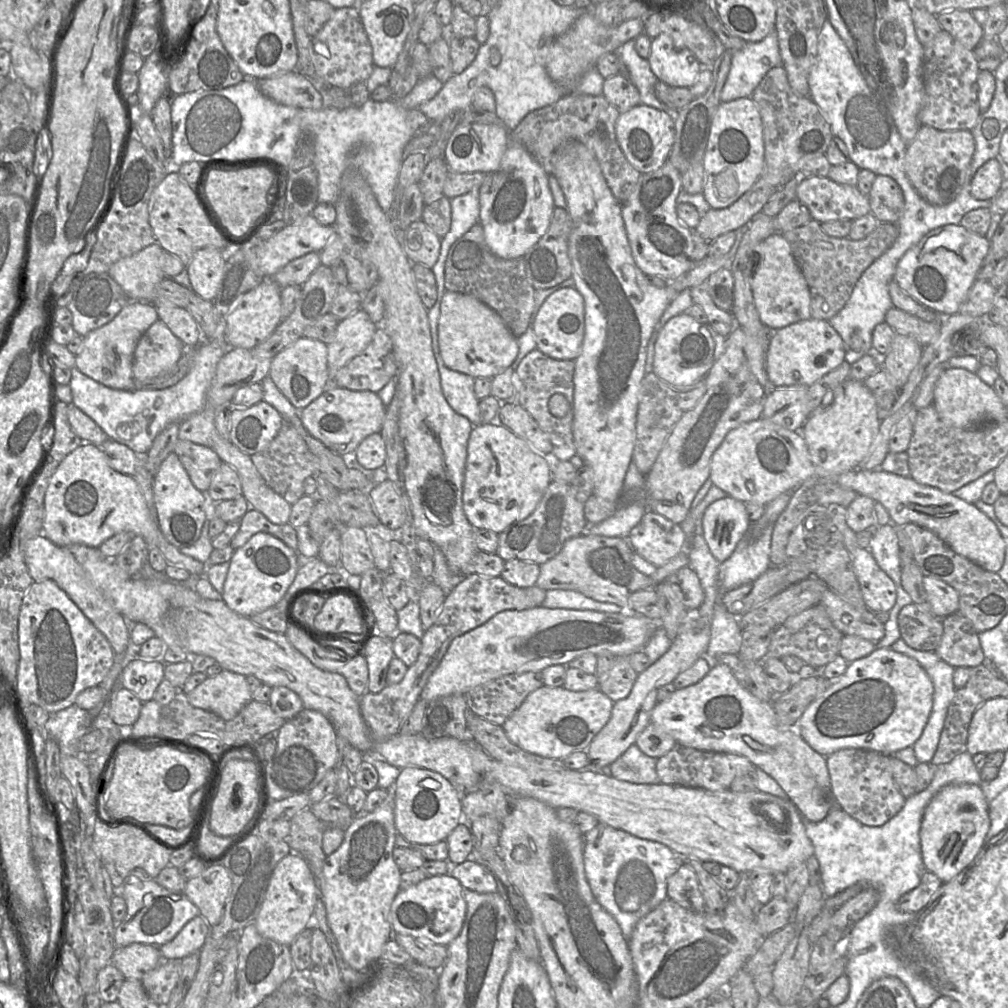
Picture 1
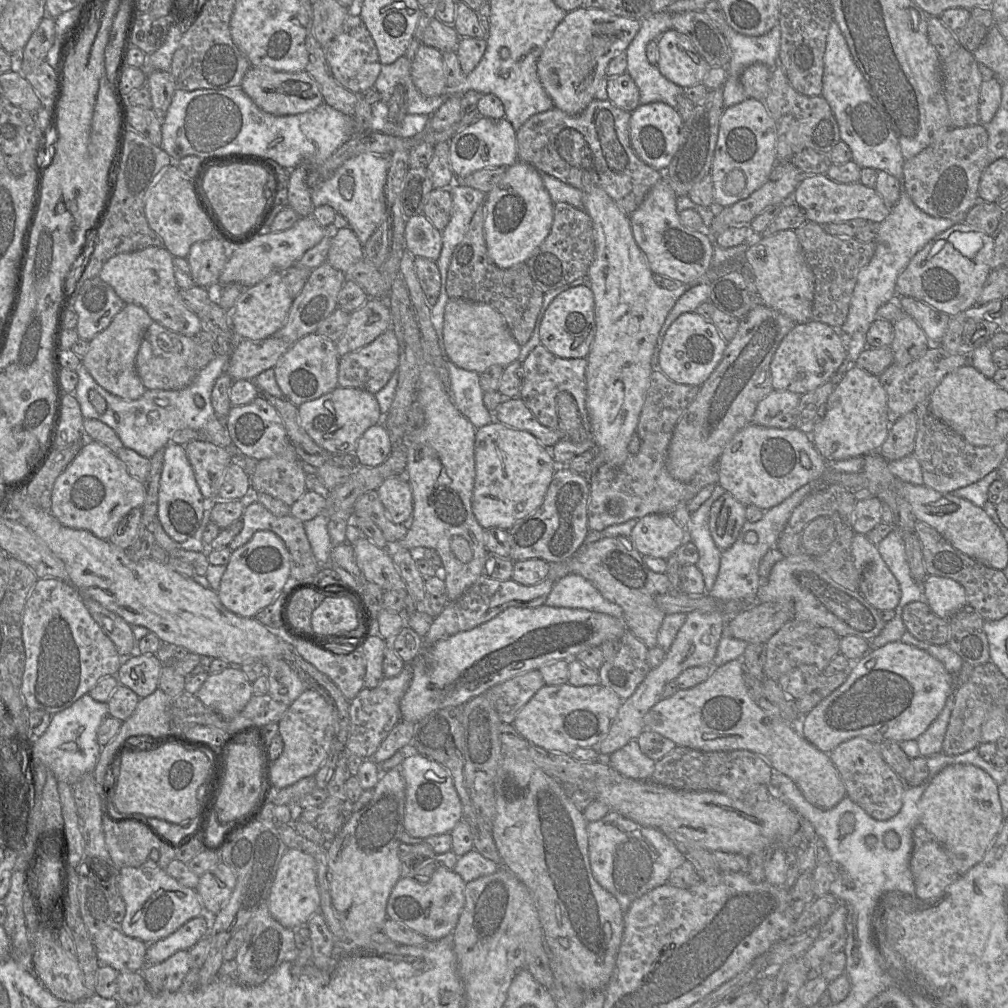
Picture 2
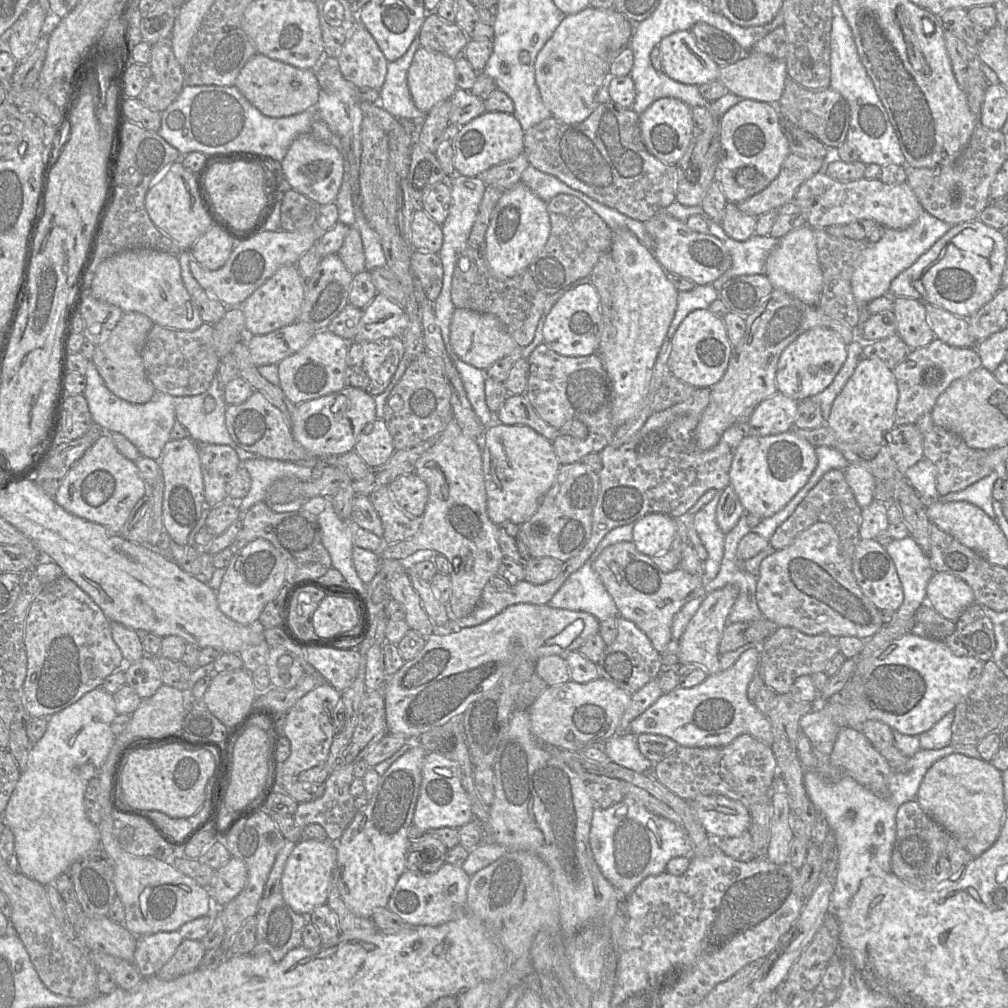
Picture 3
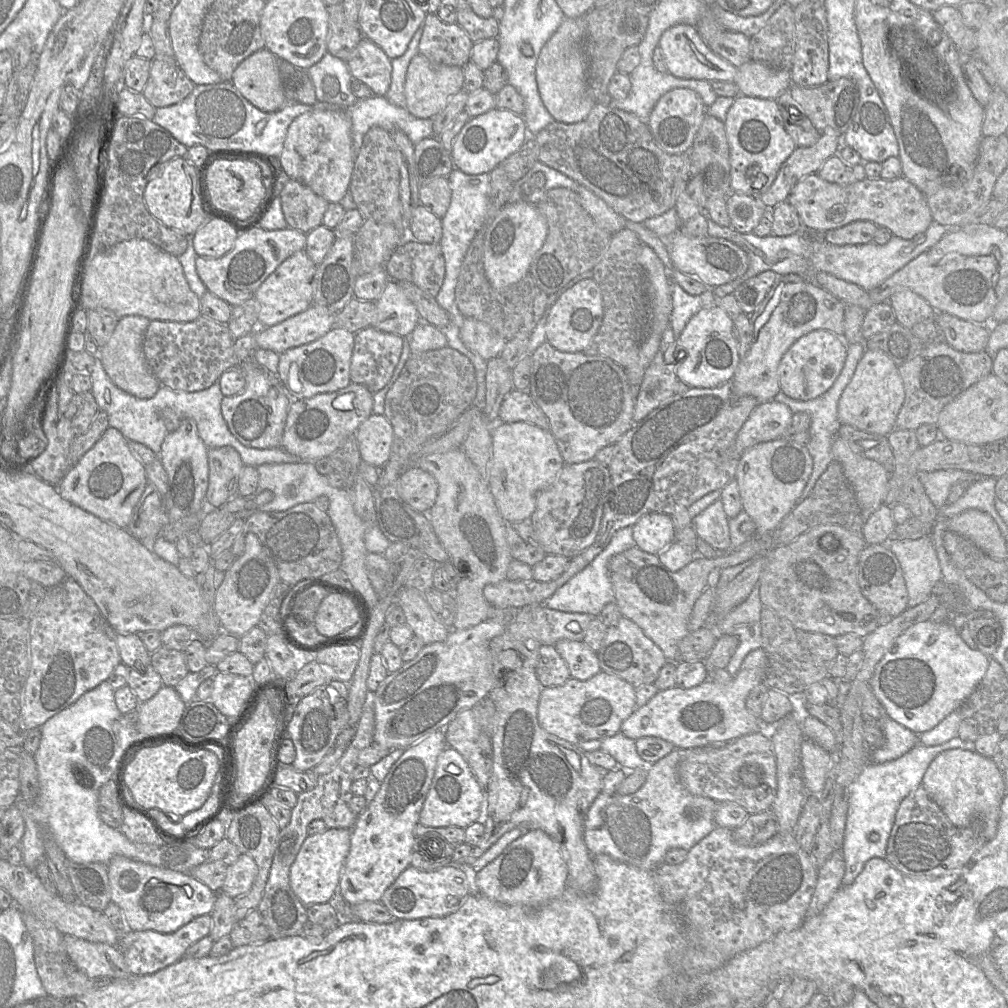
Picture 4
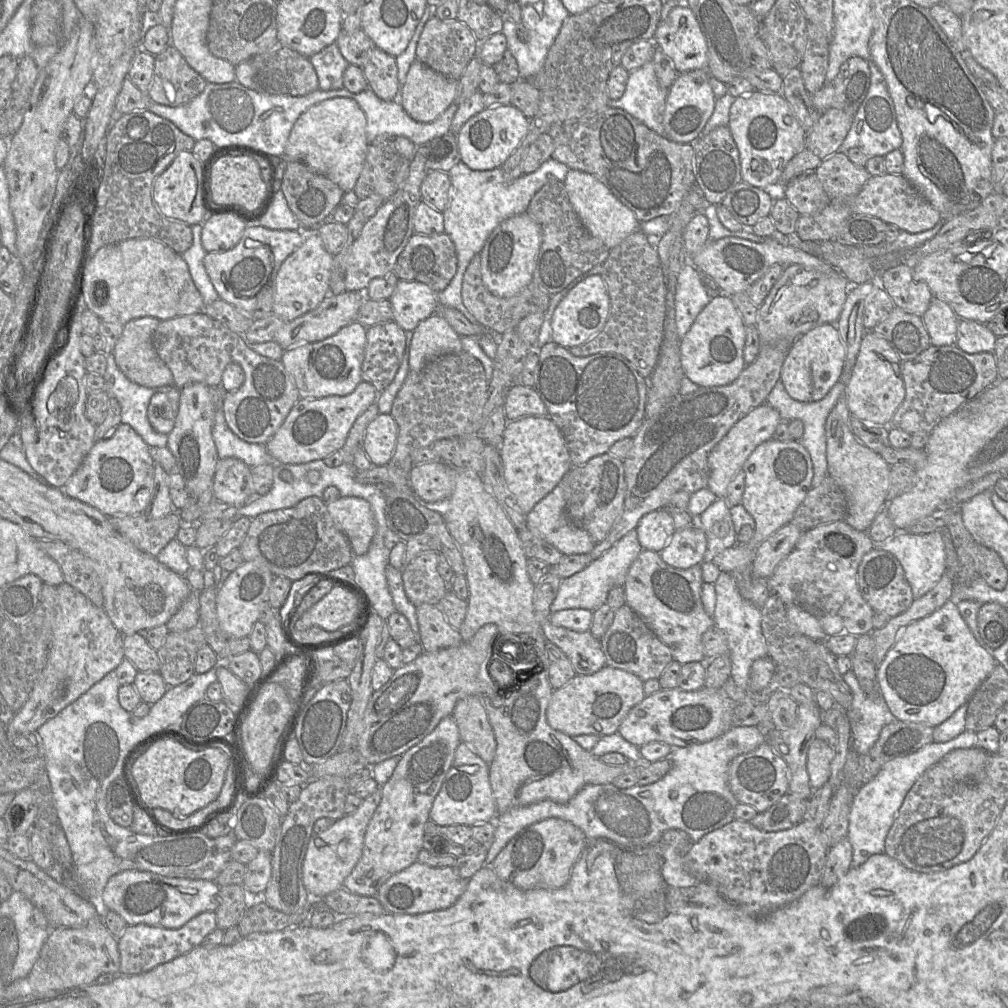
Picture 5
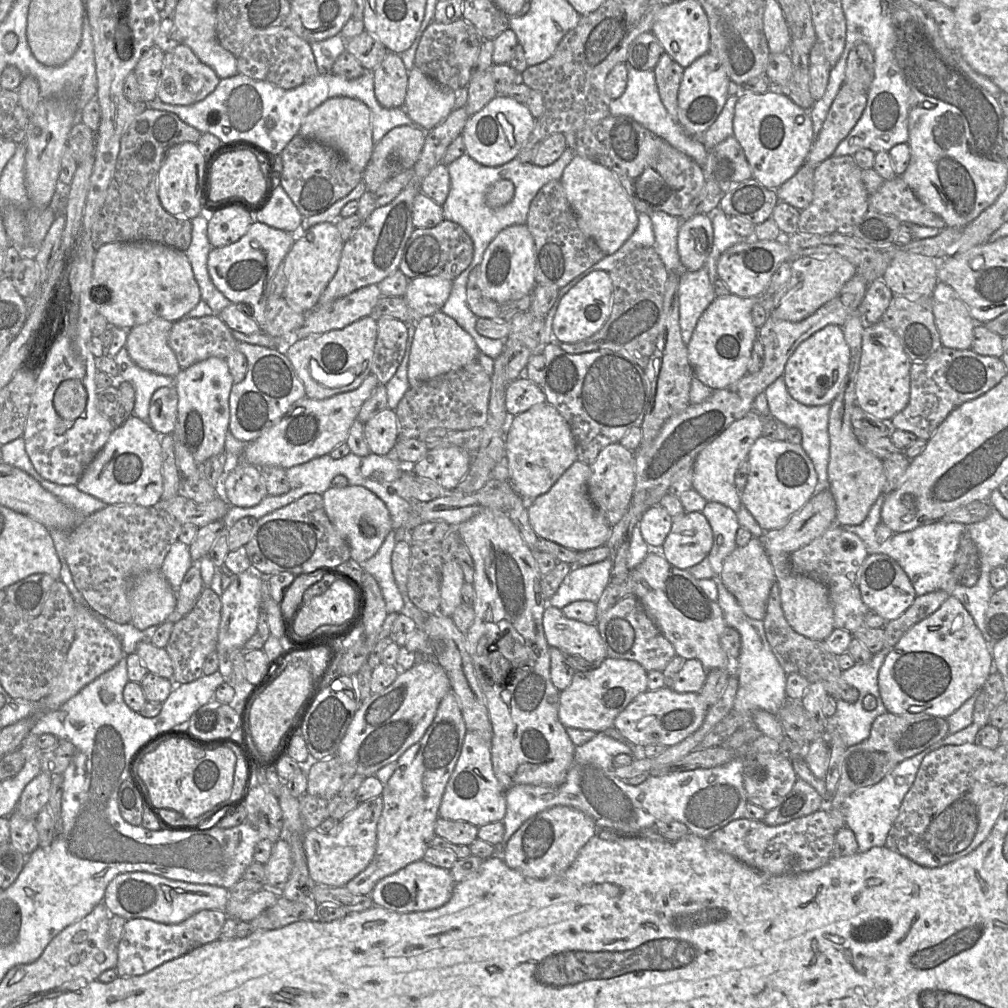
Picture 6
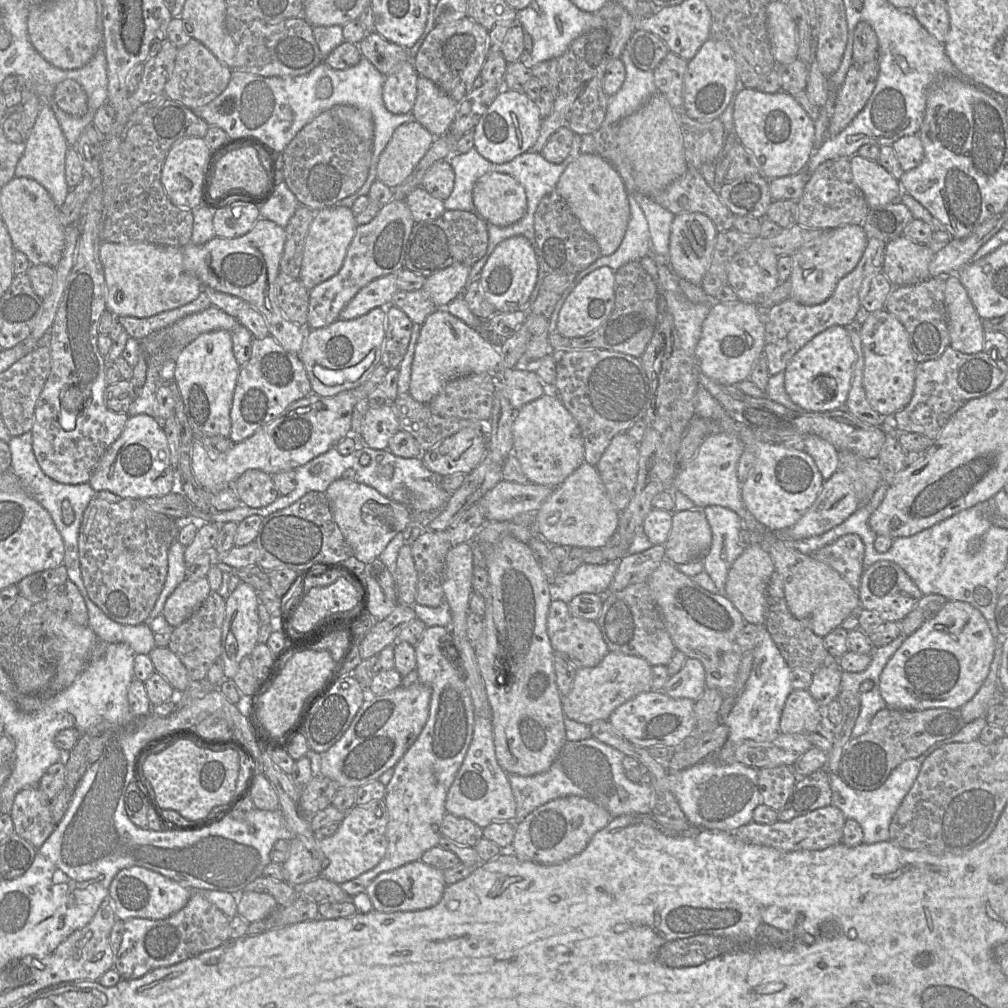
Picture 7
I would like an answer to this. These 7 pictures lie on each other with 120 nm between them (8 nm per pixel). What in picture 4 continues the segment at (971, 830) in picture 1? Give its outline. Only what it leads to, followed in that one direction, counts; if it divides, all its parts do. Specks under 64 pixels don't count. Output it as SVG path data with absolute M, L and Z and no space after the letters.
M959 748L943 751L928 766L922 786L953 825L959 828L969 827L980 817L984 841L995 837L1000 806L1007 791L1003 772L992 758Z

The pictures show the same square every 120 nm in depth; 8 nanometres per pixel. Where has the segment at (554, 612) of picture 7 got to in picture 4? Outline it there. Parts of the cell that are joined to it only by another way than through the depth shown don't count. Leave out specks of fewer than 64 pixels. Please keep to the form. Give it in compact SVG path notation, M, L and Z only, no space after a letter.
M560 640L554 647L566 662L572 678L588 680L600 673L598 655L584 641Z

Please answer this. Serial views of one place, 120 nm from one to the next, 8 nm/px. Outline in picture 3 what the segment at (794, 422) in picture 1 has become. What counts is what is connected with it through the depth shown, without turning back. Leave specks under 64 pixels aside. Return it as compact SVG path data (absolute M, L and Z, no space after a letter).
M779 392L761 401L746 422L746 434L777 435L794 428L798 401Z

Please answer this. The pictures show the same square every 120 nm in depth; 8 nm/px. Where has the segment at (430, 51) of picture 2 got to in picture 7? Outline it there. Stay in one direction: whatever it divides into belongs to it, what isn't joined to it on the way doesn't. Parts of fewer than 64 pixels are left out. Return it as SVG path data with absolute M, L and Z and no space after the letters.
M418 77L417 97L411 113L435 138L449 131L458 105L459 102L444 93L431 80Z

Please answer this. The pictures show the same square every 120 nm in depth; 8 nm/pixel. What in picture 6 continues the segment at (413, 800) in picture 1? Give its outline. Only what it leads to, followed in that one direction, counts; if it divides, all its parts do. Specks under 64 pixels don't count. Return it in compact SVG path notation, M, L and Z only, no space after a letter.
M467 731L460 757L442 796L439 817L465 821L476 827L500 822L506 814L506 791L494 774L490 745L475 732Z

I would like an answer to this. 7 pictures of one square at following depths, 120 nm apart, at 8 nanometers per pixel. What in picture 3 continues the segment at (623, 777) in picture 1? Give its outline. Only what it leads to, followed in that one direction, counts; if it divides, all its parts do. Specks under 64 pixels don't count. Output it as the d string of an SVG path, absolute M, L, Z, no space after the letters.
M631 732L608 739L605 742L605 754L611 762L634 772L653 774L654 763L640 752L637 736Z

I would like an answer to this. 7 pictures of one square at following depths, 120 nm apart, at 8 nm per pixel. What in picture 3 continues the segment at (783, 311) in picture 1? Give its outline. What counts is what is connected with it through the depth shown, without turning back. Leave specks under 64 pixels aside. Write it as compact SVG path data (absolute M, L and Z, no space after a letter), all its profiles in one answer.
M803 225L780 238L766 259L764 274L773 288L785 291L807 305L818 306L823 287L823 273L818 260L814 229Z

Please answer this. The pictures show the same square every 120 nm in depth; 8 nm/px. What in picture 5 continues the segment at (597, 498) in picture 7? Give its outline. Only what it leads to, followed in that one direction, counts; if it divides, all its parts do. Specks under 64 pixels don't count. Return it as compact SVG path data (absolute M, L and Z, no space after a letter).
M567 473L557 486L526 515L527 527L564 555L588 554L595 546L591 535L566 515Z

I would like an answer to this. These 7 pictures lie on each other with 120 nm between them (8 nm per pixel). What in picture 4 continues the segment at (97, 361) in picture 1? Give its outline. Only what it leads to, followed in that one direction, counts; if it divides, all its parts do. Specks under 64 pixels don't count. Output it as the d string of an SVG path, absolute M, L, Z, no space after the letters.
M127 315L119 319L106 345L100 347L98 357L113 384L125 392L140 398L153 397L162 386L149 368L143 351L145 332L151 320L141 315Z

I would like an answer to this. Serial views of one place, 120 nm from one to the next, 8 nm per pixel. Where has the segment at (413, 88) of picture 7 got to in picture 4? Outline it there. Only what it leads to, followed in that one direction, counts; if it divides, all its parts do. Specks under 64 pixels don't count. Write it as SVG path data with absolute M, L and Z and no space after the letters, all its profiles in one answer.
M363 37L344 62L351 76L370 87L374 95L386 95L391 83L392 64L378 45Z

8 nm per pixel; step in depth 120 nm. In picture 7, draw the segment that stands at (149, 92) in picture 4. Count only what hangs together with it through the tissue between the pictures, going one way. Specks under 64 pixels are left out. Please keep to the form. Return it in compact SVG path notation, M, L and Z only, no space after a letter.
M196 39L178 48L174 68L169 76L163 93L174 101L190 109L199 108L214 100L227 87L232 69L221 63L213 53Z

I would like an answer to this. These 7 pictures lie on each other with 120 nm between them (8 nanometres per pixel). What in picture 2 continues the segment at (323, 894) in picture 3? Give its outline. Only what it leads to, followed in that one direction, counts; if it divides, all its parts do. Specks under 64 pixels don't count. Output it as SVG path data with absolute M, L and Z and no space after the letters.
M287 849L273 880L268 896L268 906L275 920L293 930L307 924L311 916L320 910L317 864L312 856L298 849Z

